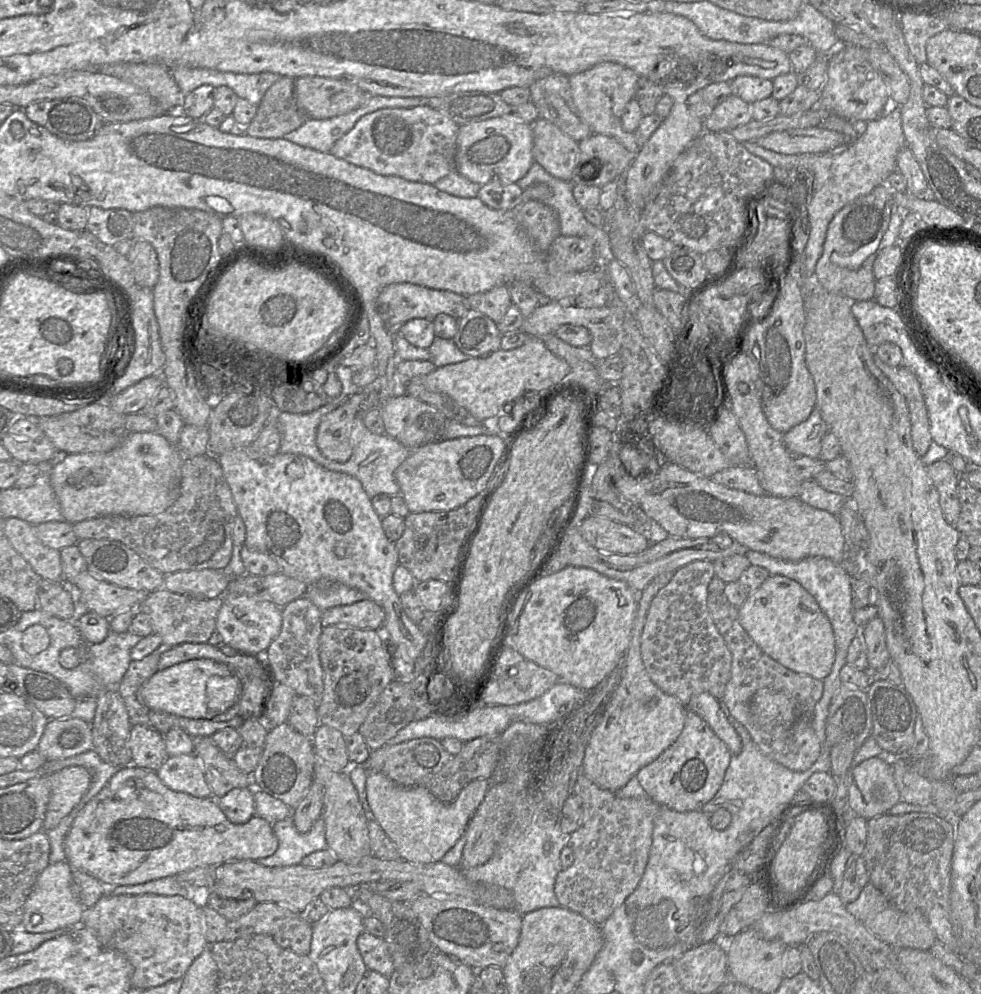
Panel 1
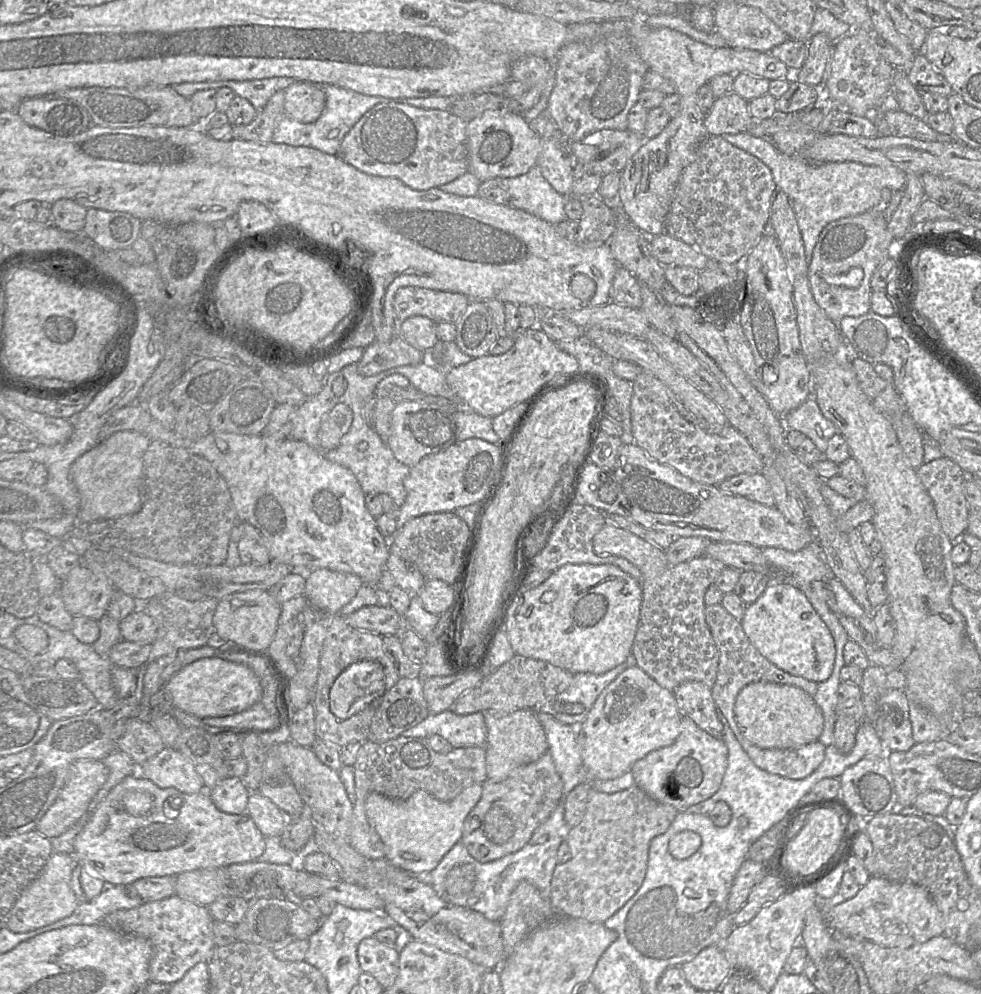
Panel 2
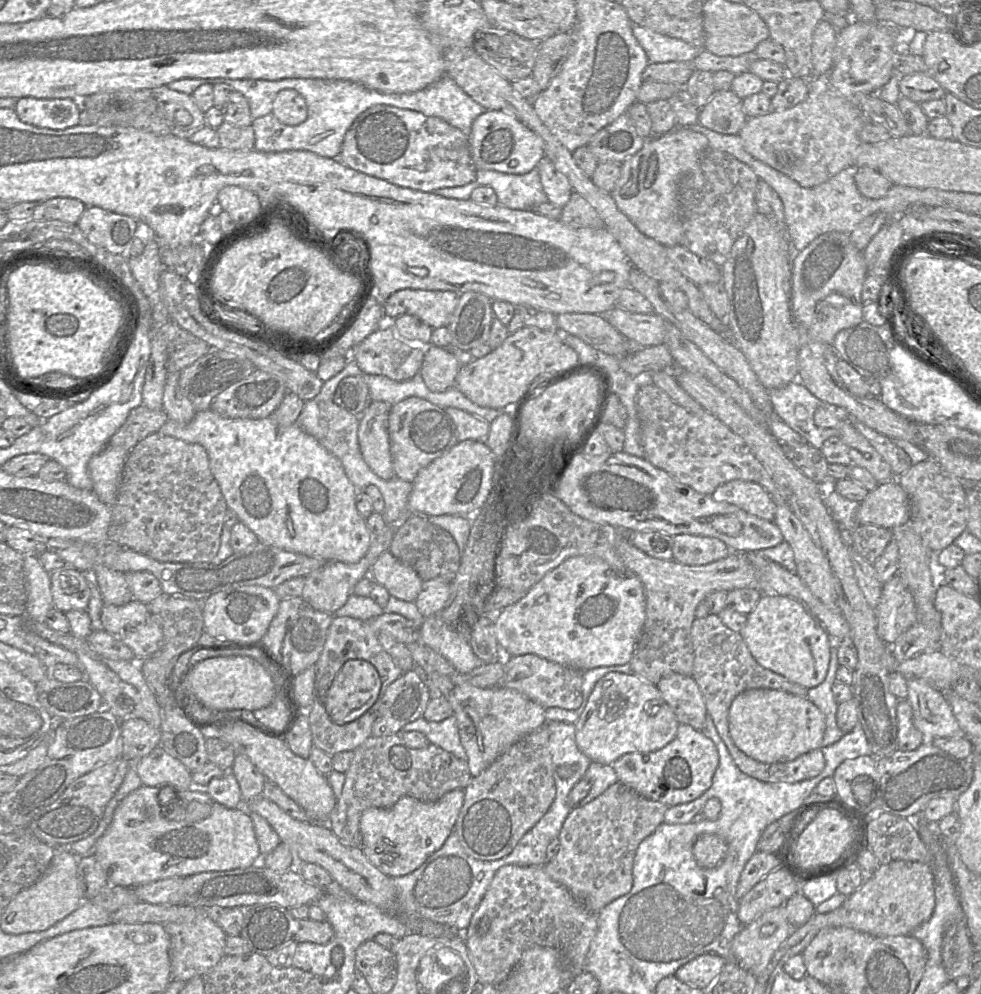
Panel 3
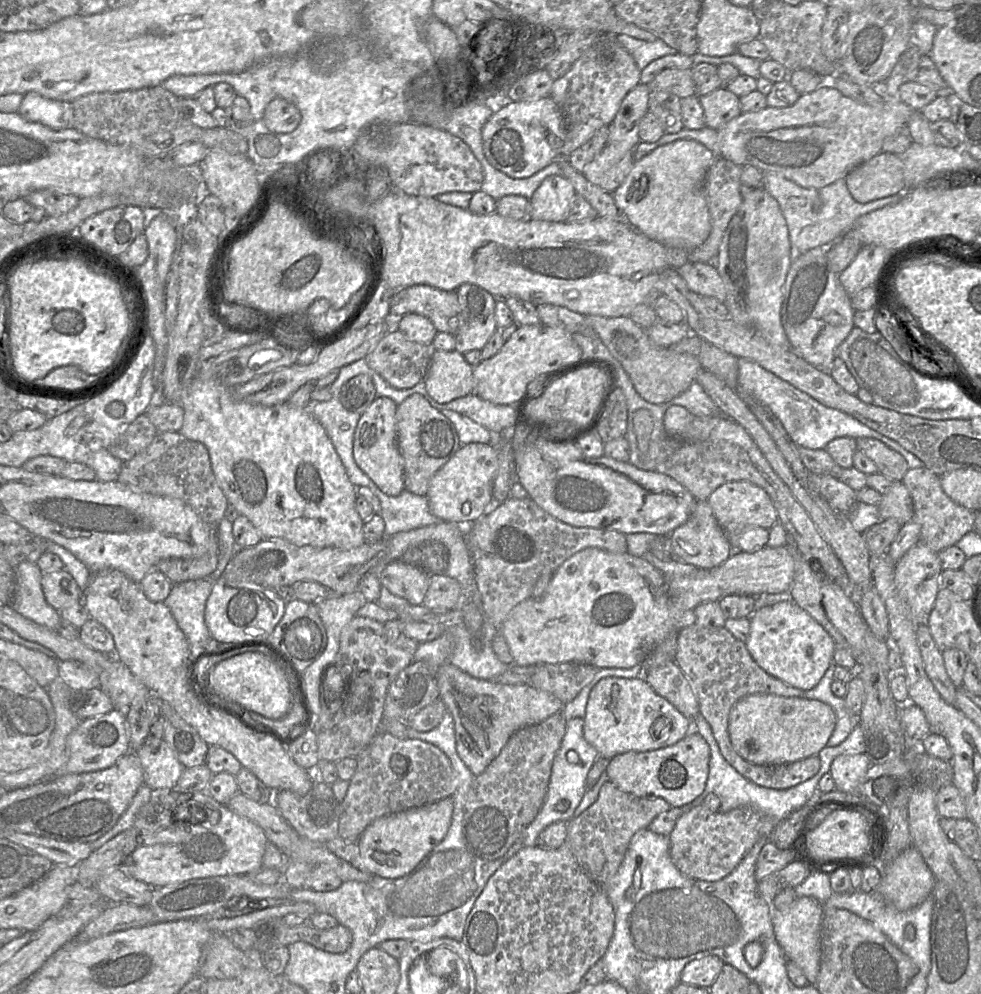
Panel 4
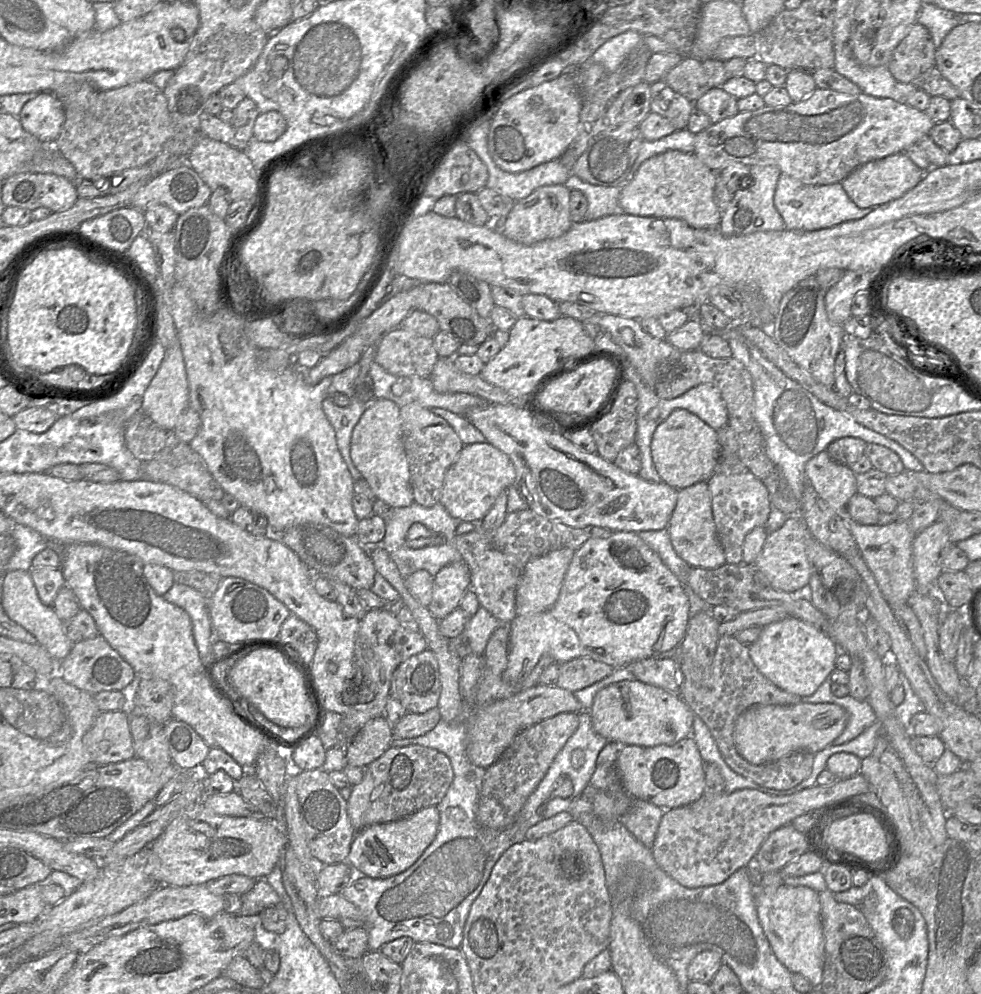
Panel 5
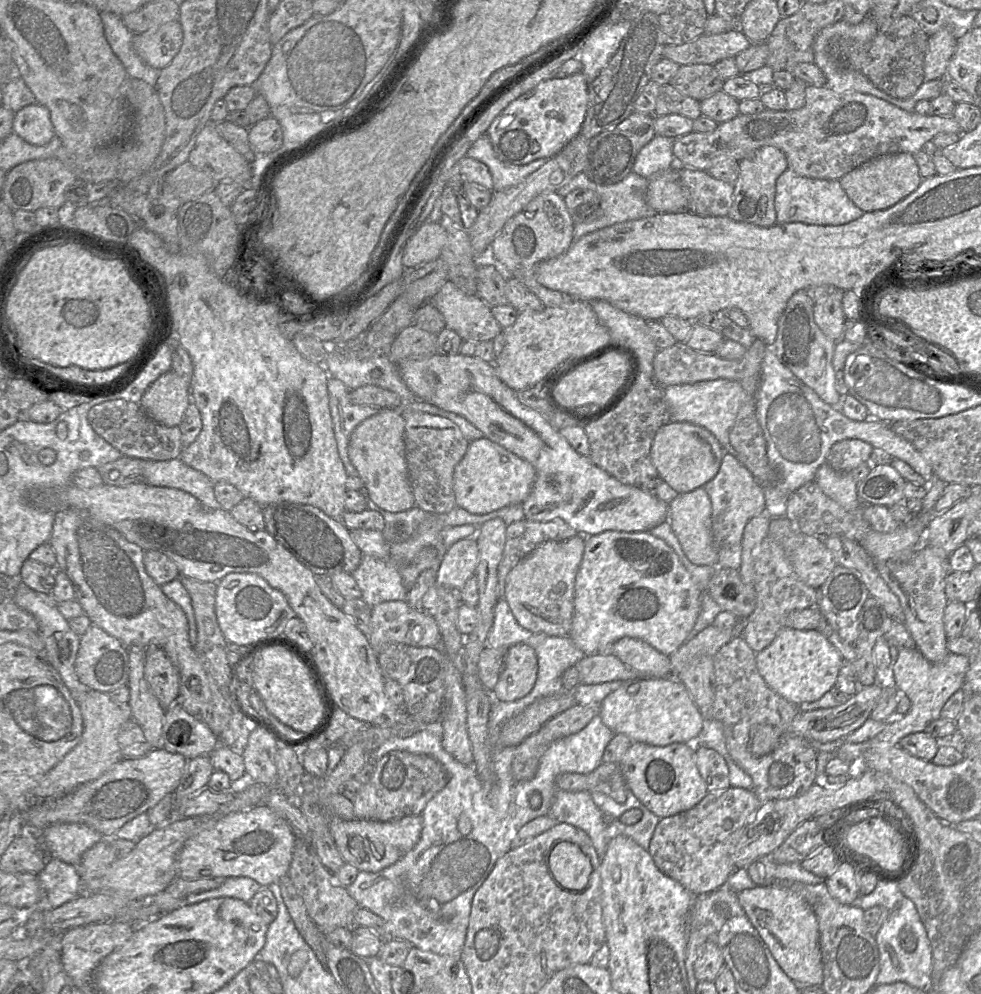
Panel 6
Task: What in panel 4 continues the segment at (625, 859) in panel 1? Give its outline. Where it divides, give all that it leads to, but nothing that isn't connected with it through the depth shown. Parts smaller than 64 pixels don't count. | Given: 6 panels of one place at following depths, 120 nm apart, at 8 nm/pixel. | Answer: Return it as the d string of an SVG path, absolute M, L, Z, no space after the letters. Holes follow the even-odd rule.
M607 781L600 788L595 803L567 823L565 843L579 866L603 888L608 887L616 875L633 835L641 829L647 829L653 819L672 806L662 798L647 799L620 790Z

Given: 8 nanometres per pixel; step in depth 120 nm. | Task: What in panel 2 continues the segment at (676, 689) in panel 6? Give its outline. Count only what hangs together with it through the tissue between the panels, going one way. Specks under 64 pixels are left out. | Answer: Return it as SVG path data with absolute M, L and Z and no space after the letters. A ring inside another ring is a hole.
M633 666L613 680L599 695L586 719L577 727L581 758L591 780L612 780L631 772L634 763L651 751L672 745L681 733L681 714L676 699L639 666Z

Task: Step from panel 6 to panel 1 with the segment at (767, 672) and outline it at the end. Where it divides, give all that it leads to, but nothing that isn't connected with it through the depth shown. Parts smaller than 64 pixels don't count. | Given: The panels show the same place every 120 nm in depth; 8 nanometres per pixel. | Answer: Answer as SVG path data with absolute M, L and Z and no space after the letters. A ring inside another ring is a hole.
M770 575L738 609L739 621L761 650L784 667L818 680L827 677L835 660L832 625L815 598L801 584Z

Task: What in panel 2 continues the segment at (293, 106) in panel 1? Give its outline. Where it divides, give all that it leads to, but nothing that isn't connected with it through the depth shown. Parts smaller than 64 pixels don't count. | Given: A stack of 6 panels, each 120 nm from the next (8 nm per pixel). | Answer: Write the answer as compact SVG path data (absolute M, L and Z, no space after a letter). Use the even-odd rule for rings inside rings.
M284 90L277 91L249 124L233 126L233 139L270 142L276 126L285 116L284 98Z

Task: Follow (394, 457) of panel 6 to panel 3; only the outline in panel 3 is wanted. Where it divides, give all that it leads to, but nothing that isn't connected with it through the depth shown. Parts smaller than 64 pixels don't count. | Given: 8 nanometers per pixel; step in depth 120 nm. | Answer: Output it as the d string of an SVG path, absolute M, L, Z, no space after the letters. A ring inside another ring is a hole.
M372 401L359 422L358 443L364 461L381 479L395 476L388 434L391 406L383 401Z

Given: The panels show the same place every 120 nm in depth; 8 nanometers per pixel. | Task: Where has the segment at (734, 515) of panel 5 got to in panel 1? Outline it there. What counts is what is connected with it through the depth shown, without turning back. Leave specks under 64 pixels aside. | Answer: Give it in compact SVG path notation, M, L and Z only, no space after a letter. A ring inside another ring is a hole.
M734 465L712 475L711 479L728 488L761 496L766 493L754 466Z

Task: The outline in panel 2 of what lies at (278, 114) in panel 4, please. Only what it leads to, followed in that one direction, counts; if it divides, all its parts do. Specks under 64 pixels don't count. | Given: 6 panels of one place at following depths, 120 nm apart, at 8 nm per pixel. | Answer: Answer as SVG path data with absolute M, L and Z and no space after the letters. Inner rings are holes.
M295 81L284 93L285 116L298 122L315 122L325 108L325 93L319 85Z

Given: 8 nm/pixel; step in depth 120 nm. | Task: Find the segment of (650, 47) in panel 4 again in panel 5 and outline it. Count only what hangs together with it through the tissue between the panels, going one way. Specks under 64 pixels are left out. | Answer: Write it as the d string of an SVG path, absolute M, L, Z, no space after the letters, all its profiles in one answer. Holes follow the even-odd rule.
M633 30L616 35L598 47L590 60L601 64L606 72L613 72L631 49L643 43L642 36Z

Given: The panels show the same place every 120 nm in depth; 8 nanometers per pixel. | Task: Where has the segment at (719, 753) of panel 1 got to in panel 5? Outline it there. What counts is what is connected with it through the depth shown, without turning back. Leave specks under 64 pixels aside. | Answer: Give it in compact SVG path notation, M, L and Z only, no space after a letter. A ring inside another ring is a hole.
M691 736L673 745L623 746L615 765L626 793L634 799L647 801L663 810L689 805L704 794L704 761Z

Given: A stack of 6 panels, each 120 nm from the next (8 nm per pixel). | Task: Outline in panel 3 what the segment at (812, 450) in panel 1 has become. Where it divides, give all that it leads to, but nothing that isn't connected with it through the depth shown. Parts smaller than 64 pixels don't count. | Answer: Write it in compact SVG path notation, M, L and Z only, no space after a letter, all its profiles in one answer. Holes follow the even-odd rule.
M800 381L768 390L768 394L774 412L811 446L820 450L827 439L838 437L837 429L824 429L815 425L816 409L830 404L819 400Z

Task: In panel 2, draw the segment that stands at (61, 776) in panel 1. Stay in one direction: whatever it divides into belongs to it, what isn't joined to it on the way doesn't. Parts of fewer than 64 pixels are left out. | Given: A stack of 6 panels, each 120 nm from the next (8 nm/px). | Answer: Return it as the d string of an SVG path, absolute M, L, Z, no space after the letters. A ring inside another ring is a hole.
M77 760L73 762L69 769L67 783L38 822L35 831L48 839L58 837L65 833L86 814L89 803L104 785L108 775L108 768L100 760Z

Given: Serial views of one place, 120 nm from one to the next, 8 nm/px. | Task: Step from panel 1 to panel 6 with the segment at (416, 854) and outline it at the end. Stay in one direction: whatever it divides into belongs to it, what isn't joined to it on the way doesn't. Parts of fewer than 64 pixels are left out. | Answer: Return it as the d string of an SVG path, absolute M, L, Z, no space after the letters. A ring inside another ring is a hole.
M332 814L329 829L345 863L359 871L379 872L401 859L419 841L423 828L421 815L406 816L394 821L343 820Z

